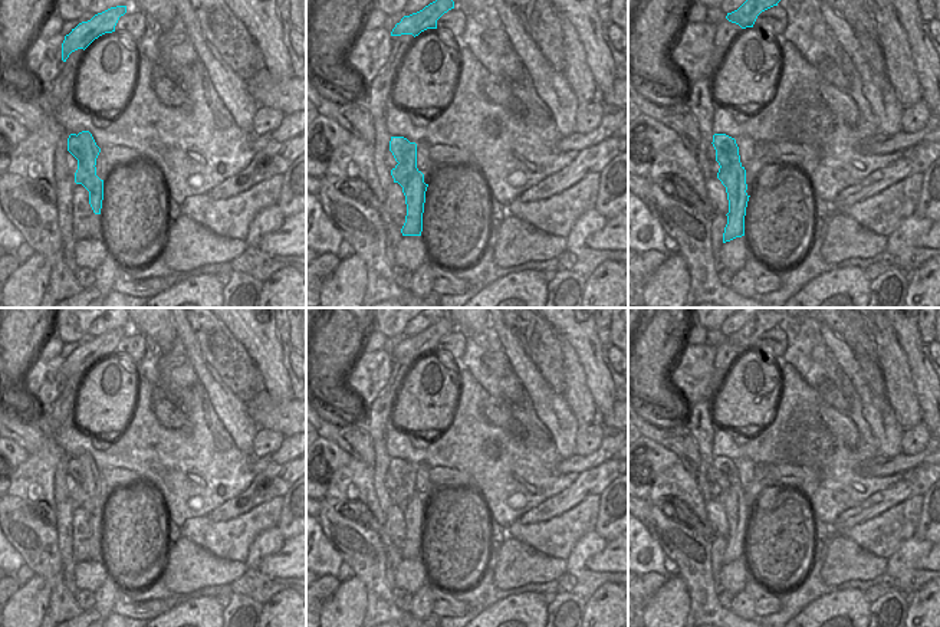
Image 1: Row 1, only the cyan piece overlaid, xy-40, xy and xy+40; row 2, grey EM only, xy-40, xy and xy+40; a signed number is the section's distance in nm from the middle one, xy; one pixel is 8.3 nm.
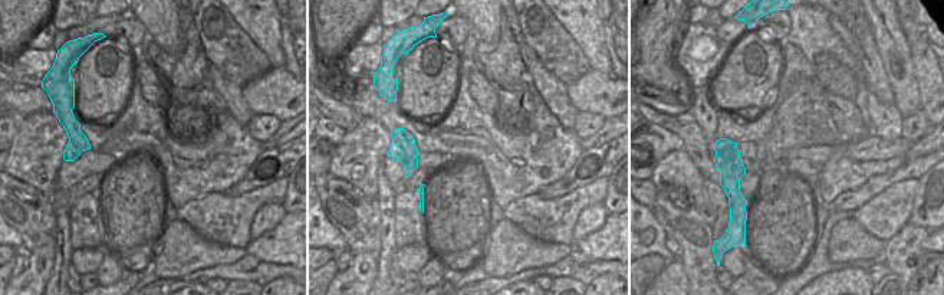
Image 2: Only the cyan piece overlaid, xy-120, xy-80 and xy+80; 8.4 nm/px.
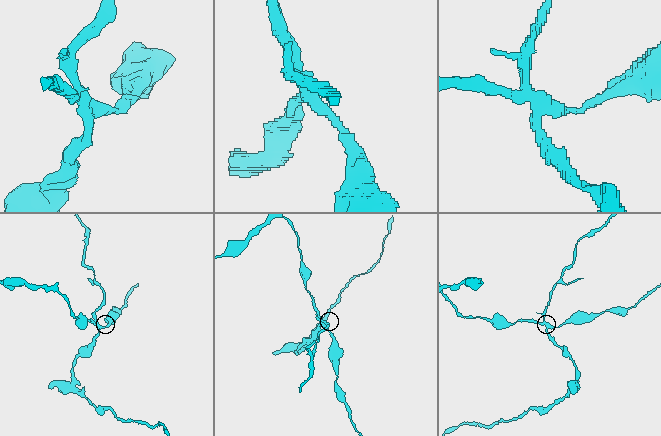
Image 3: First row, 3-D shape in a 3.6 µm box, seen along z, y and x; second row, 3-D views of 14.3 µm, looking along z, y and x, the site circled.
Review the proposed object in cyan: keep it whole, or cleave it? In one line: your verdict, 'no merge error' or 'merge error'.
merge error

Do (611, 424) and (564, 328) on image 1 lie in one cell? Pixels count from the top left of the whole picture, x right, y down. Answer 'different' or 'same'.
different

